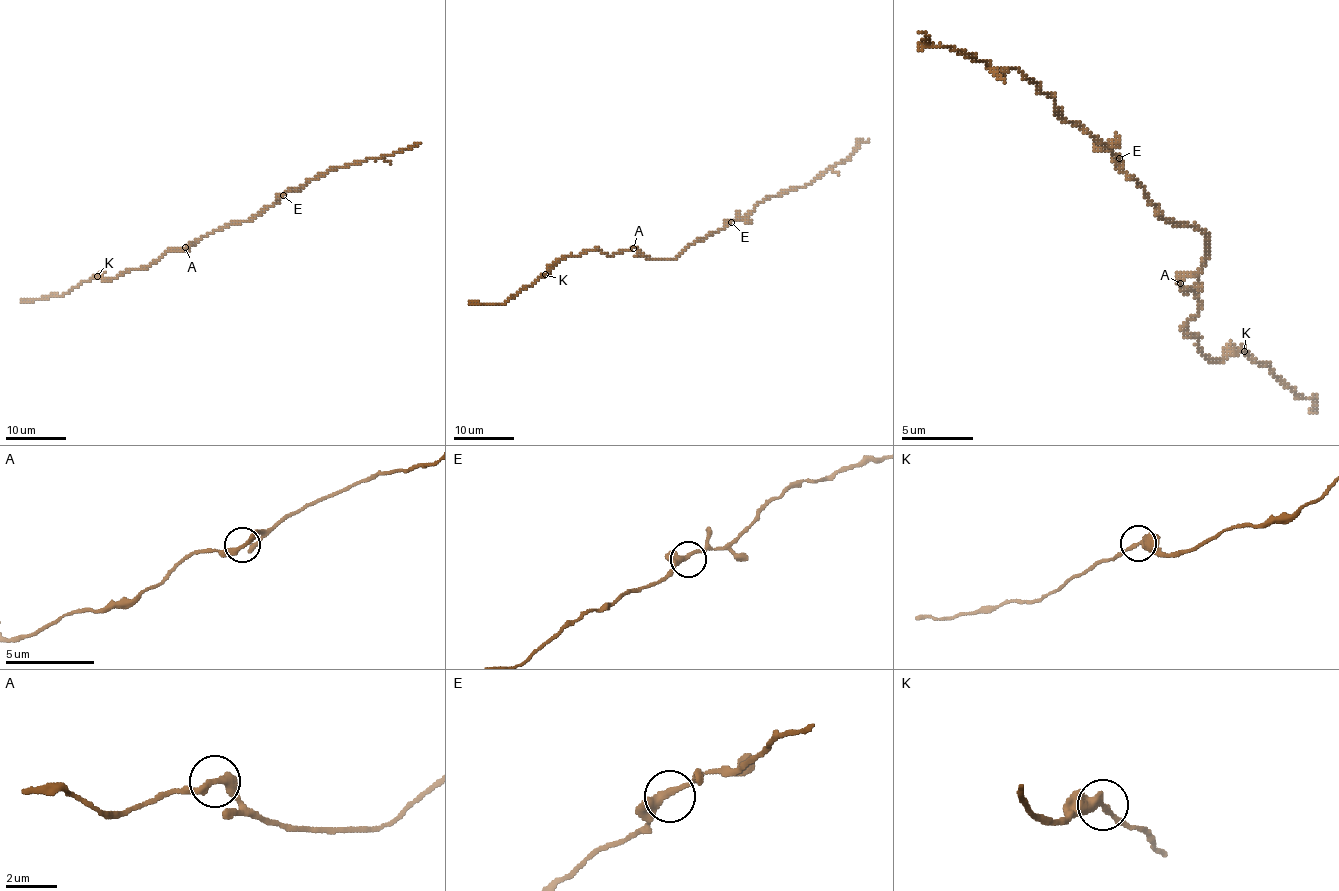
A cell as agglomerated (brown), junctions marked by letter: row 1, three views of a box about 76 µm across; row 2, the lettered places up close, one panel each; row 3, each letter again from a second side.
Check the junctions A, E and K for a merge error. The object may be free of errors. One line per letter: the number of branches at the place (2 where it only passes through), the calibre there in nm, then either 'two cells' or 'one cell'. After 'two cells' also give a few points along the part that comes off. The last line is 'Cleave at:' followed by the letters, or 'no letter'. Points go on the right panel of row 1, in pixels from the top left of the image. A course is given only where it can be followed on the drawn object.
A: 2 branches meet; 320 nm thick; one cell
E: 2 branches meet; 320 nm thick; one cell
K: 2 branches meet; 320 nm thick; one cell
Cleave at: no letter

